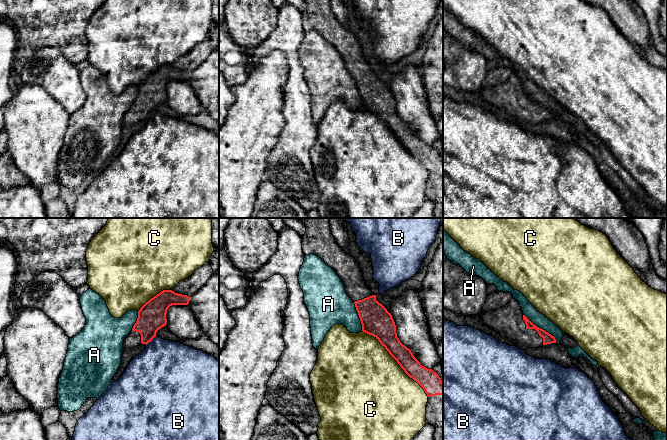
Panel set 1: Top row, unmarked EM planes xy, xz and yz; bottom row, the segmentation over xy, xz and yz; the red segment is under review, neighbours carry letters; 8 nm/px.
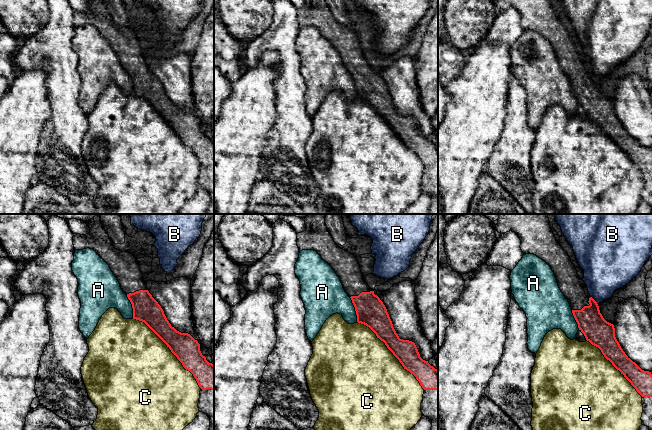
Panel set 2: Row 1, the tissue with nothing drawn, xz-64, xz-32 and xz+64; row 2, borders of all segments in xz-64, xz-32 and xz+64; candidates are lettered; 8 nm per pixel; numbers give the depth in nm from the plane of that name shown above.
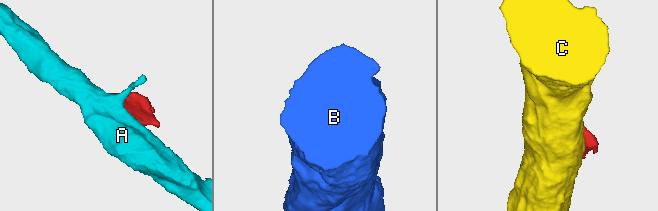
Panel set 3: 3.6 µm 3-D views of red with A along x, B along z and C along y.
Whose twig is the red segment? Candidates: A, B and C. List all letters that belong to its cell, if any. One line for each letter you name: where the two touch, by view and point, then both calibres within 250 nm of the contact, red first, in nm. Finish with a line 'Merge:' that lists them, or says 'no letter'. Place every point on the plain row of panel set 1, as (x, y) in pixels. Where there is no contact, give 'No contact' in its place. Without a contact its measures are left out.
Merge: no letter

